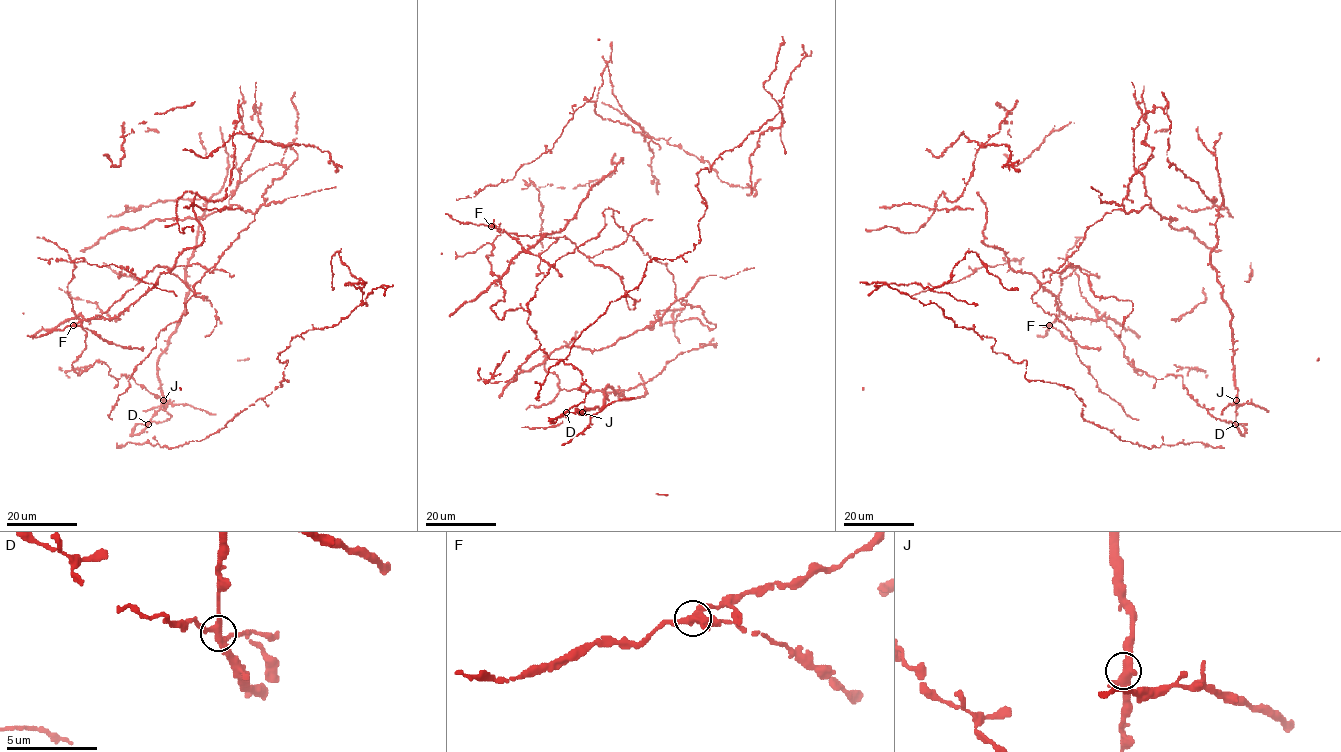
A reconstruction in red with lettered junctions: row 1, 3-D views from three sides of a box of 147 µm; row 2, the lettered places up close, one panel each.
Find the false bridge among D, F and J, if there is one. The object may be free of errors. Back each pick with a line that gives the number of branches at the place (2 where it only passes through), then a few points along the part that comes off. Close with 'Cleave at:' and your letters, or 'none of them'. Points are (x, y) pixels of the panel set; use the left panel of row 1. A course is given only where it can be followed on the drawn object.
F: 4 | (73, 325), (91, 330), (102, 339), (122, 347), (143, 346)
Cleave at: F

